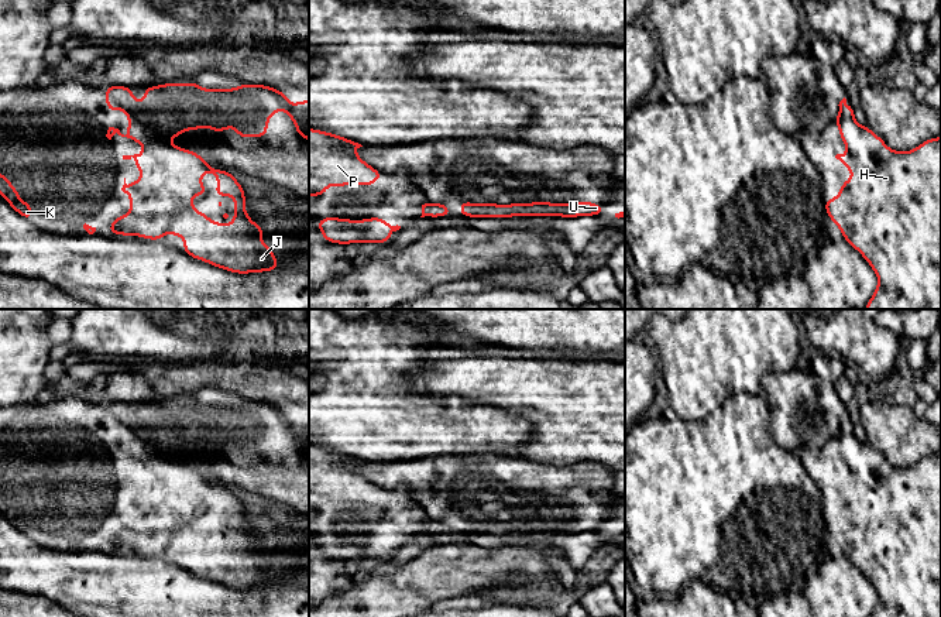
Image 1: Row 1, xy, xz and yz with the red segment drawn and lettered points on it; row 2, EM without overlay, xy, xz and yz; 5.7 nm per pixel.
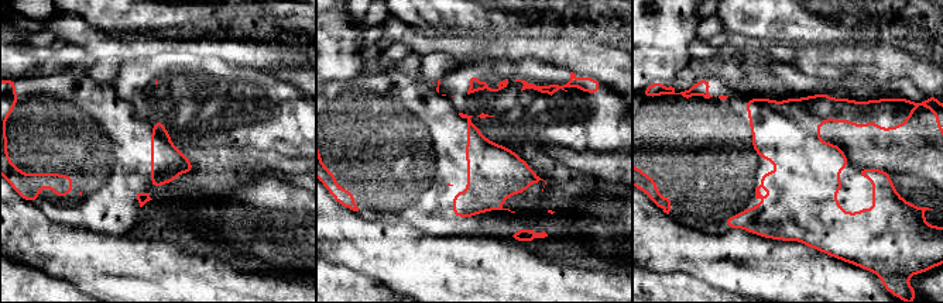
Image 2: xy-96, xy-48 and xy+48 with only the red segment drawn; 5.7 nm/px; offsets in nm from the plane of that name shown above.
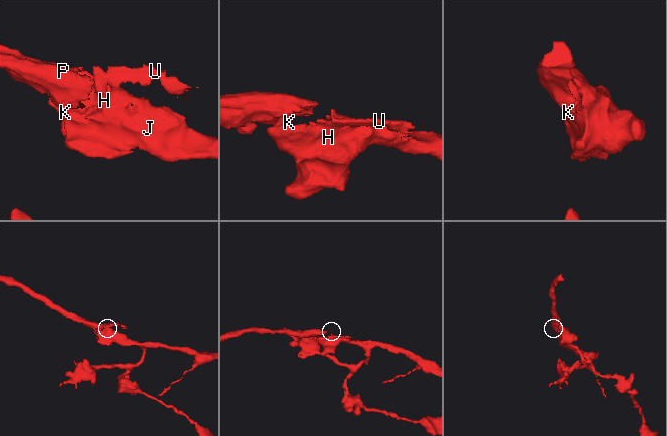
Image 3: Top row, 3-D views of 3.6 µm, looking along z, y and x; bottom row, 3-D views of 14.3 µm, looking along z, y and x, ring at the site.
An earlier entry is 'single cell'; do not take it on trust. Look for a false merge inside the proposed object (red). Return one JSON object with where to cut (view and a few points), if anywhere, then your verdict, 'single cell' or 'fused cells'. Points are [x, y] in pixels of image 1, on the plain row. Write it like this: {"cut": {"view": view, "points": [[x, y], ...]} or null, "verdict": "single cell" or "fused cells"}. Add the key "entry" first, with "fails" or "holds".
{"entry": "holds", "cut": null, "verdict": "single cell"}

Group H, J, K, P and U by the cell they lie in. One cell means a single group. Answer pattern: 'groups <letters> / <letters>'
groups H J K P U

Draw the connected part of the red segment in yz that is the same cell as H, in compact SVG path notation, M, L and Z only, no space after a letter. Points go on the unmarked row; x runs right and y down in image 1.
M845 414L838 422L838 432L832 436L838 441L838 449L848 469L837 470L835 474L852 489L852 494L842 497L838 513L824 515L824 521L828 534L838 542L844 556L861 569L878 592L878 603L869 617L941 617L941 453L925 456L911 467L893 467L868 442L859 442L855 438L855 426Z

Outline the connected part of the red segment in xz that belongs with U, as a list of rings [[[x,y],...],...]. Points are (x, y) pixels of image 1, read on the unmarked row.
[[[546,517],[530,520],[509,520],[498,521],[491,518],[471,520],[460,518],[460,532],[466,534],[515,534],[515,532],[559,532],[559,534],[580,534],[604,531],[604,521],[593,518],[573,520],[550,520]]]

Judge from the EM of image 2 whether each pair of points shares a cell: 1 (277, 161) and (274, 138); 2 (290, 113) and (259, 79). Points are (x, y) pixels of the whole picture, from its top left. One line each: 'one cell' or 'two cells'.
1: two cells
2: two cells

